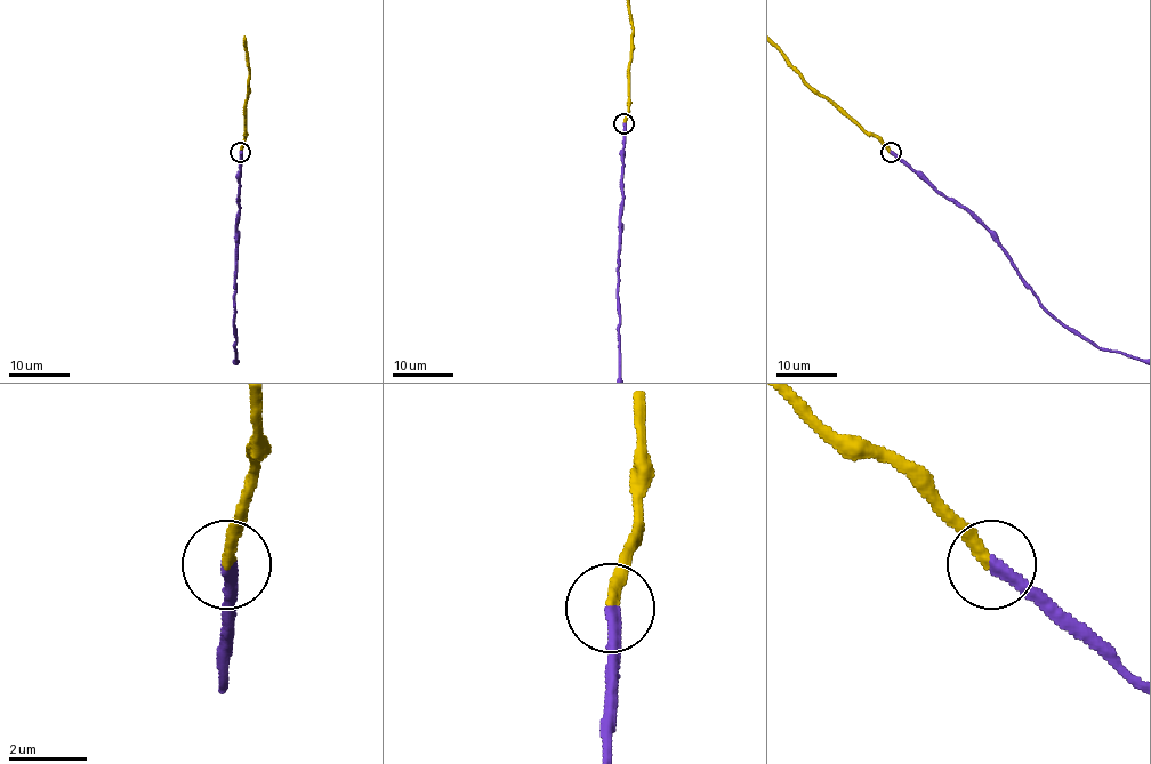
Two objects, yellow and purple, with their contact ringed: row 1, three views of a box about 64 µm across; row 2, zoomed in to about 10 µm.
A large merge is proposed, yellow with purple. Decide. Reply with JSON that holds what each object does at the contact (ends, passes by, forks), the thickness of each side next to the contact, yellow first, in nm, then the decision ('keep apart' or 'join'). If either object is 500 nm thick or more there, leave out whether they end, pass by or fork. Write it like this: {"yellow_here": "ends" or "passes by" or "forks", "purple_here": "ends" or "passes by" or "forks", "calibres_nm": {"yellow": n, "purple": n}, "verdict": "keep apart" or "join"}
{"yellow_here": "ends", "purple_here": "ends", "calibres_nm": {"yellow": 280, "purple": 340}, "verdict": "join"}

